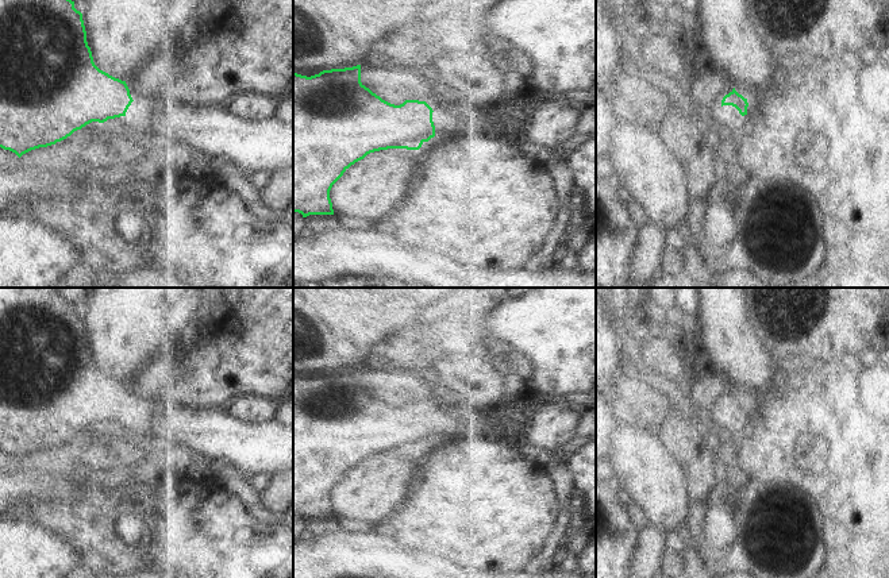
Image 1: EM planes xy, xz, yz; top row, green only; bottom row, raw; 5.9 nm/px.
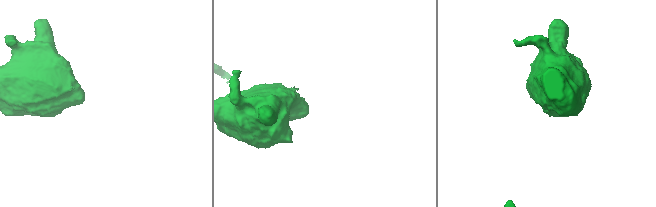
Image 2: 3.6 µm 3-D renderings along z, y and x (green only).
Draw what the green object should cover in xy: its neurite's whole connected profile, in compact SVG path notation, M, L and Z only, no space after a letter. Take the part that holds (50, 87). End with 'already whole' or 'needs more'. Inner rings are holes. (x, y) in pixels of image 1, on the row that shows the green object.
M0 0L0 147L19 158L35 149L55 144L92 122L126 116L146 135L146 151L153 158L169 157L188 161L199 153L224 157L246 173L278 170L293 166L293 124L278 119L250 122L227 107L190 107L151 97L134 100L126 81L100 70L86 42L82 14L72 0Z; needs more

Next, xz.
M361 65L323 70L307 77L293 73L293 212L334 215L330 190L343 173L367 154L388 150L419 150L435 135L478 132L496 111L490 105L490 81L473 78L463 101L434 111L426 101L390 104L361 82Z; needs more

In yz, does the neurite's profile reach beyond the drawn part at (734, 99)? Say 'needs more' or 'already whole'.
needs more

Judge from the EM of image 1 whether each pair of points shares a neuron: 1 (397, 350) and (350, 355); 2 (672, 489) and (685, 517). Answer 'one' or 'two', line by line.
1: two
2: one

